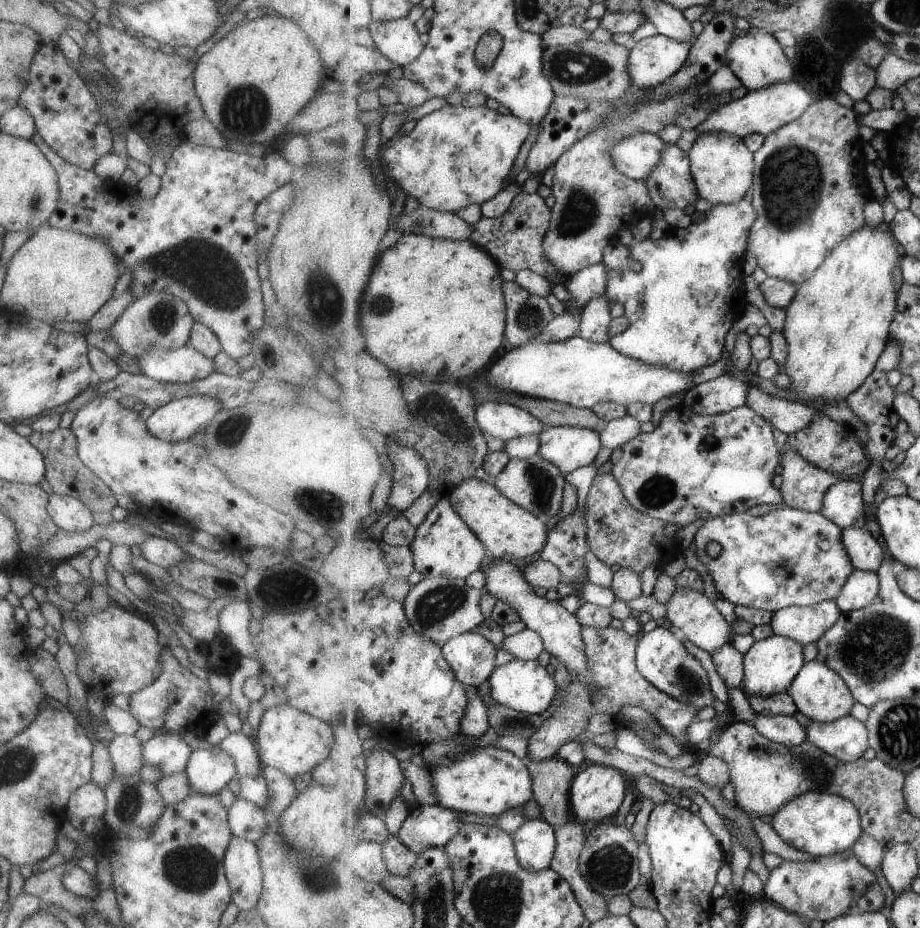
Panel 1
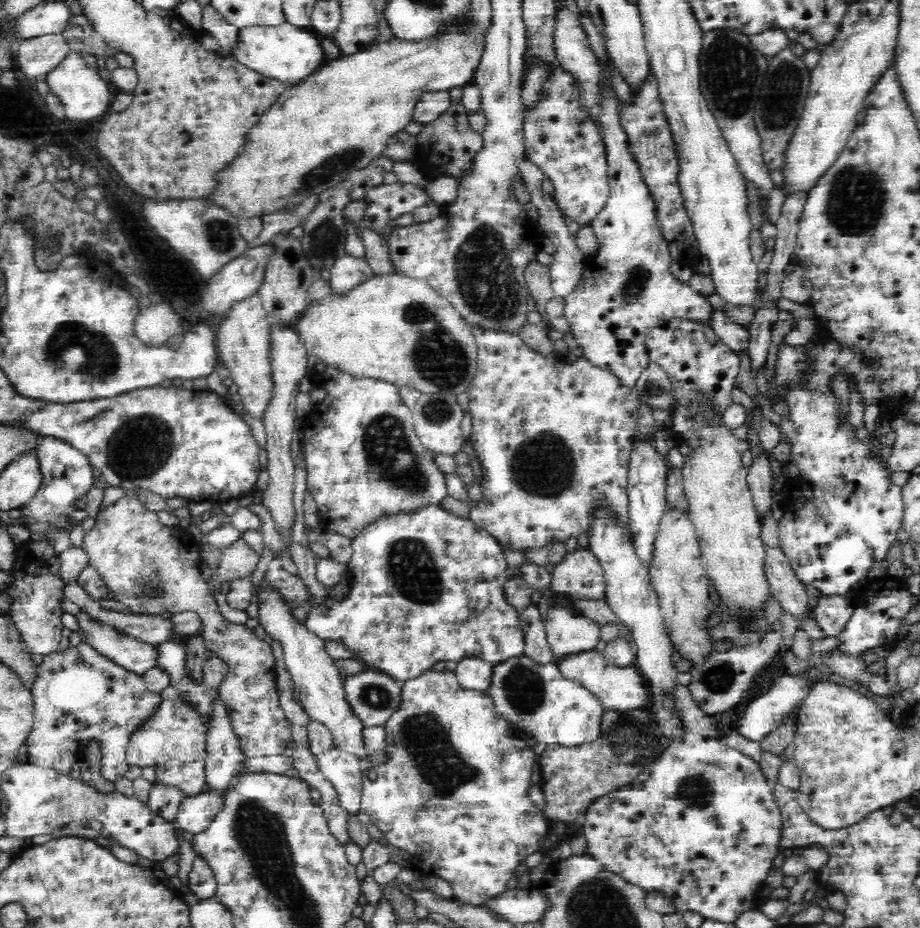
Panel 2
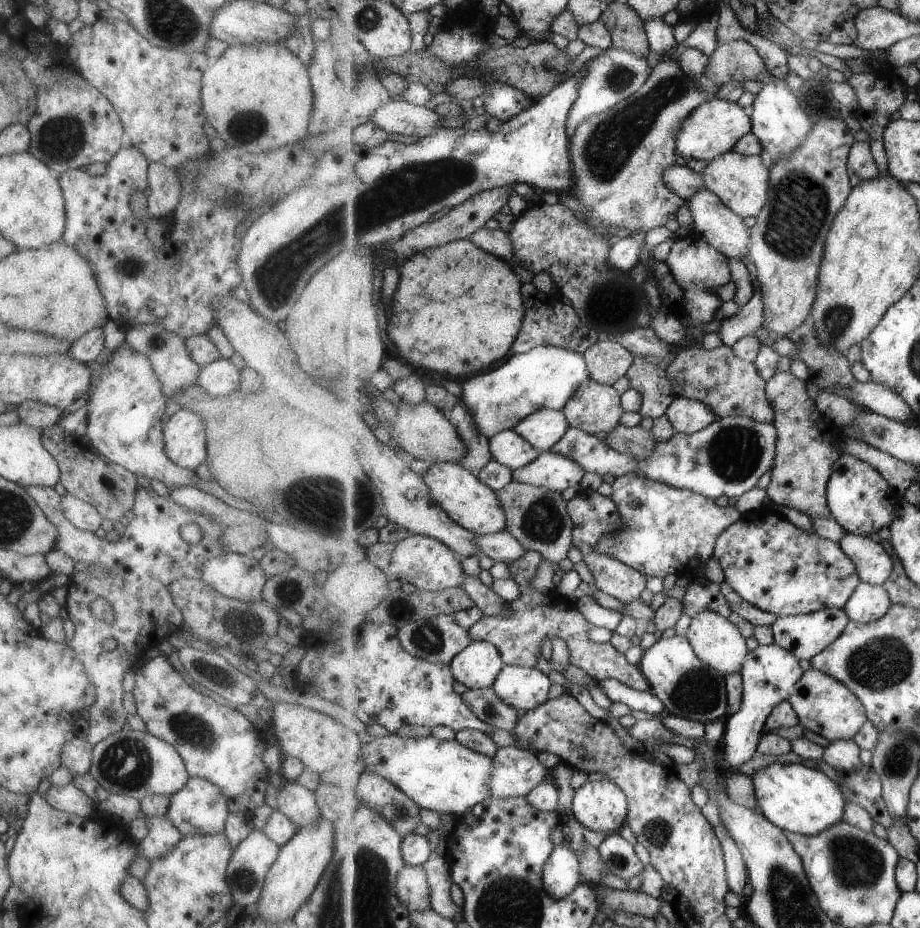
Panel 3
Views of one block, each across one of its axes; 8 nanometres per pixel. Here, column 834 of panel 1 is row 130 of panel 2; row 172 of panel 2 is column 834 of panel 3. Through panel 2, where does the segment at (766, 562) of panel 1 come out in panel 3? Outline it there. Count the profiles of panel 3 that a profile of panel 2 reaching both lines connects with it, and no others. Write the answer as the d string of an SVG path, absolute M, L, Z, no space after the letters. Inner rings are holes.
M765 506L743 513L735 524L724 530L717 539L714 554L725 569L726 580L746 601L780 617L804 615L828 608L843 609L862 583L856 564L840 544L815 532L807 534Z

